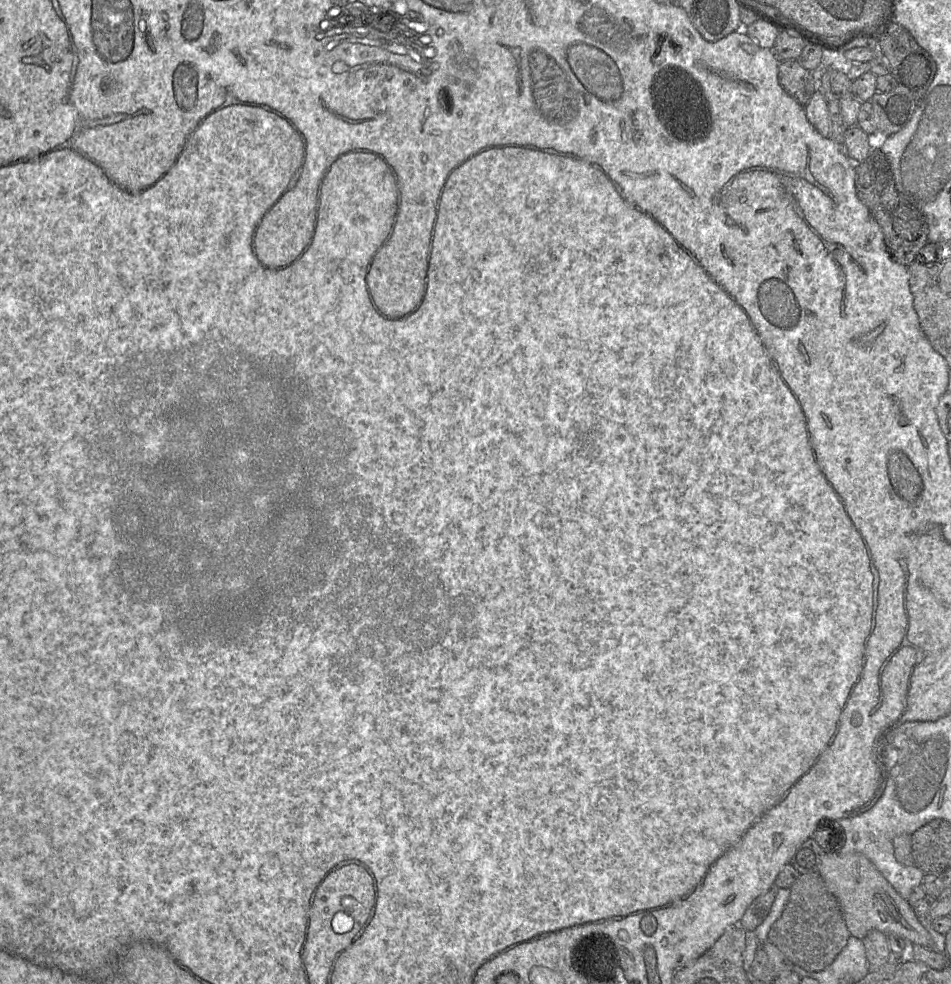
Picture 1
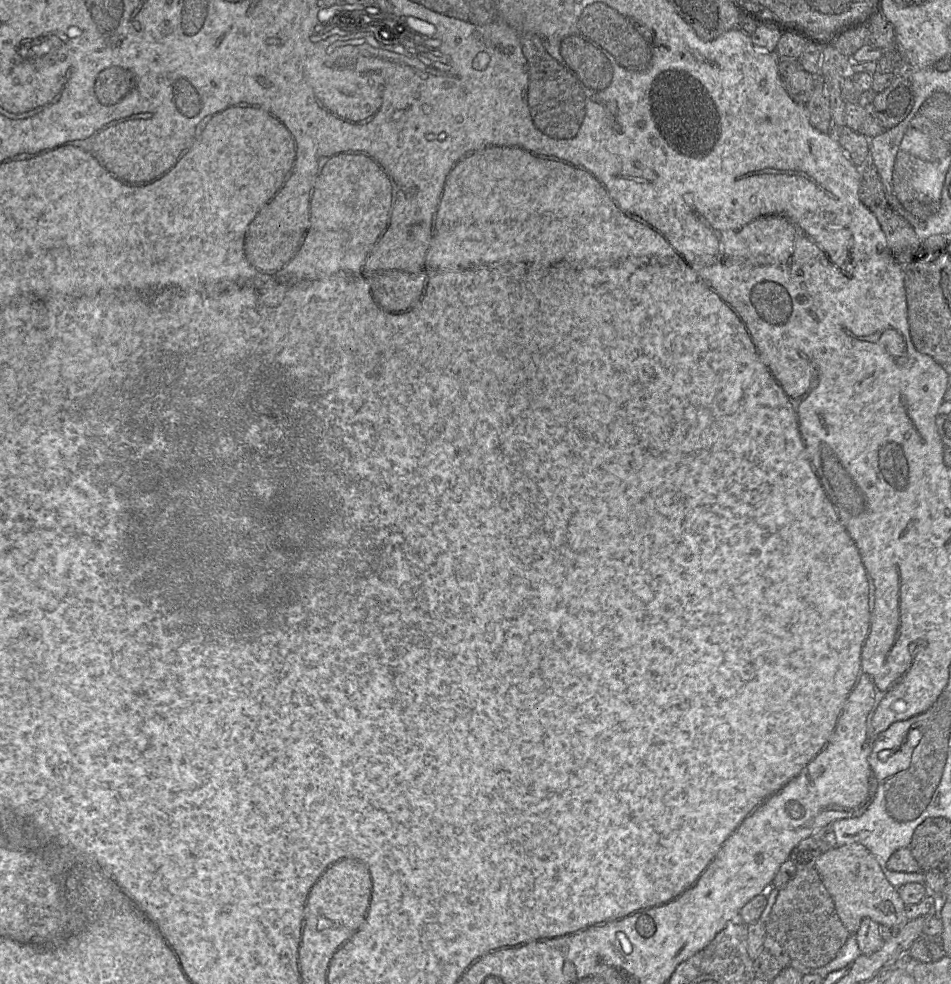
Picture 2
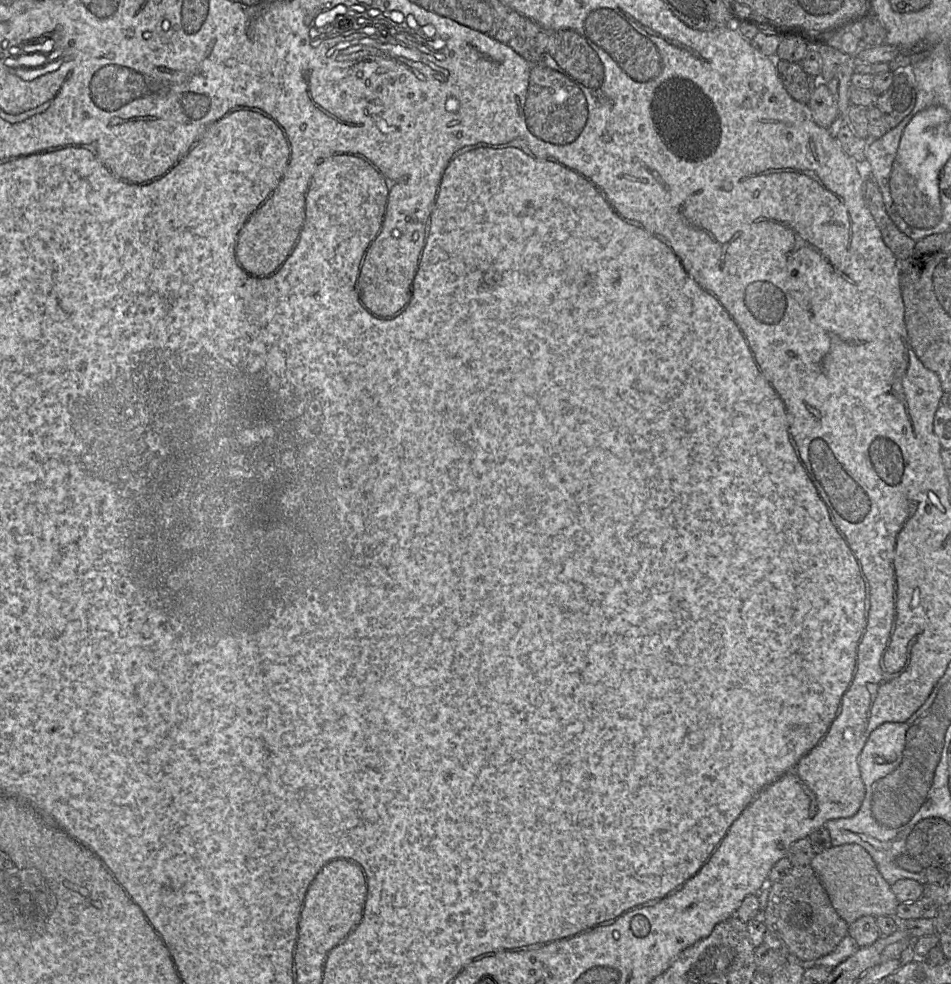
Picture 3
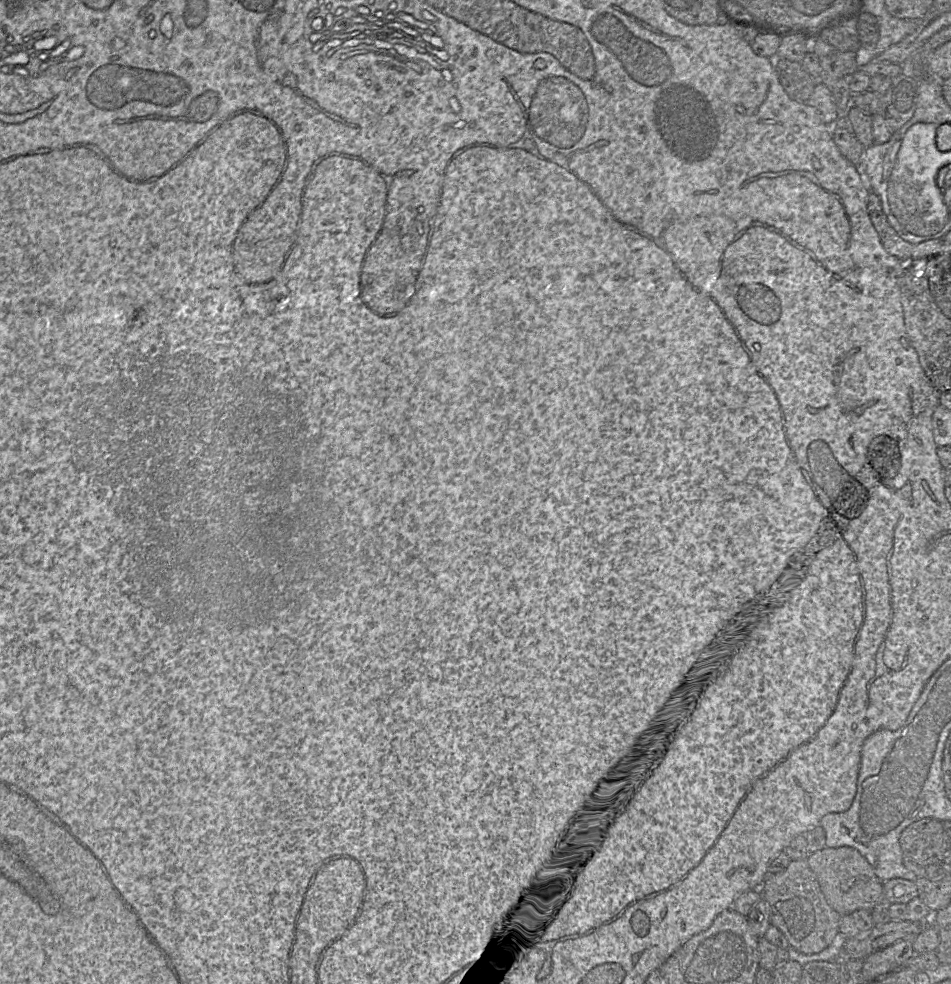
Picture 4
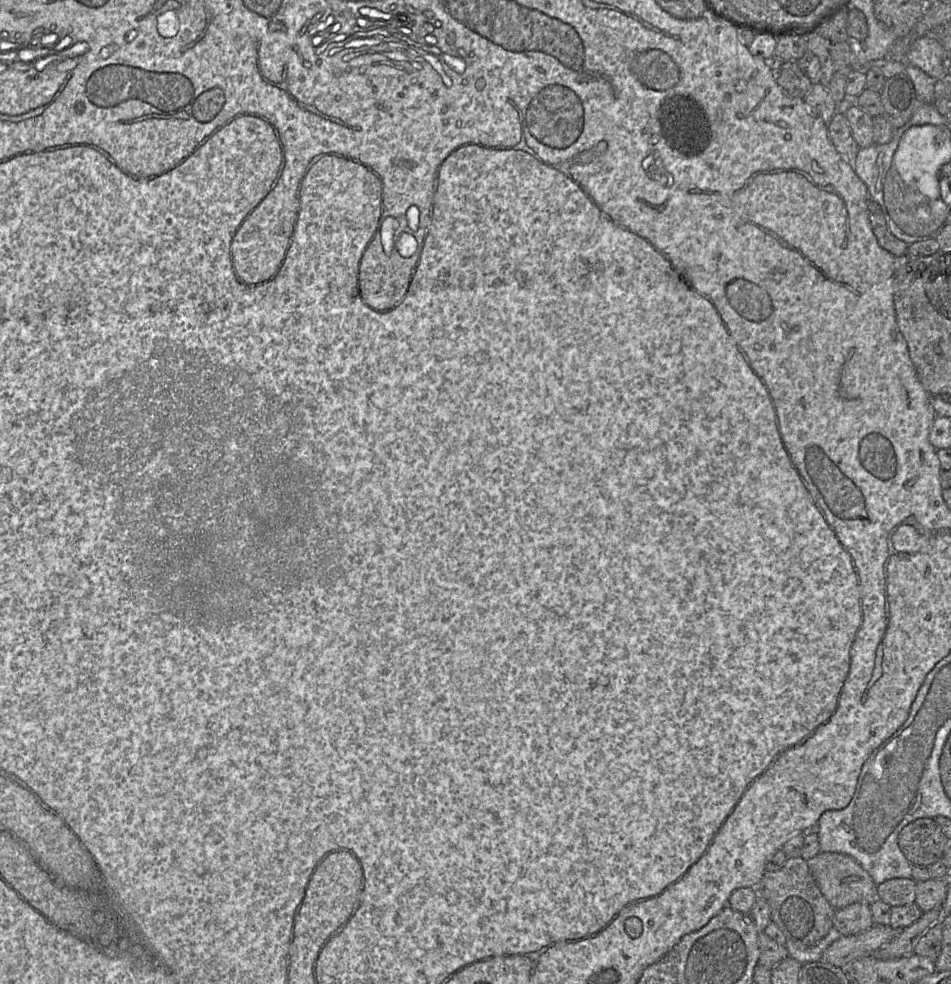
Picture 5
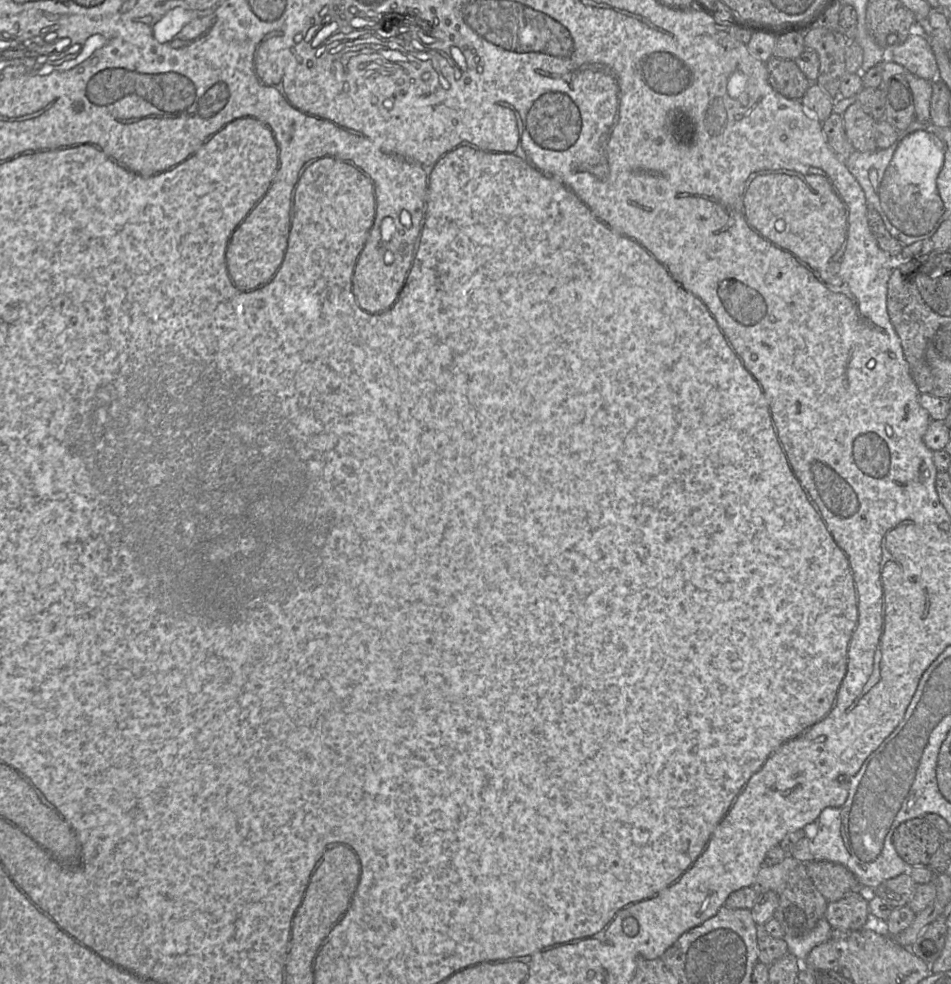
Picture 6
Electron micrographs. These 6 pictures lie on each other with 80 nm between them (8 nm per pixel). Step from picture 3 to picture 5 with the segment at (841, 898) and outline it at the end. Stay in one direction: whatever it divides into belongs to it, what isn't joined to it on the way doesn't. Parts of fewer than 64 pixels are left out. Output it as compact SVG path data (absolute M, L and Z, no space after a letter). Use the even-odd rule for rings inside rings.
M819 852L806 861L820 891L835 910L856 902L870 905L879 899L877 884L853 857L837 852Z

